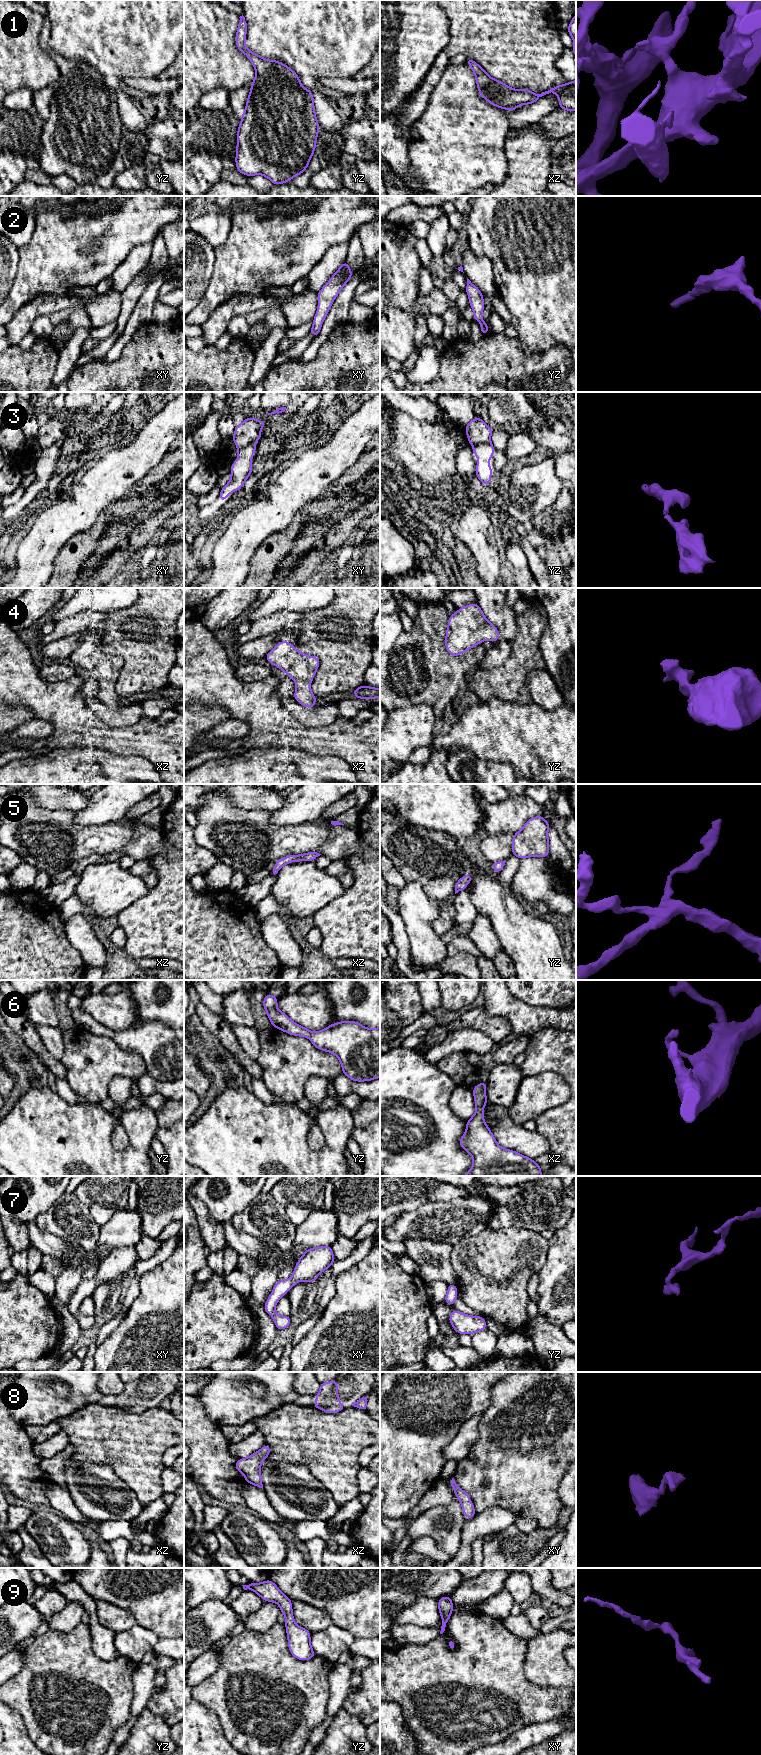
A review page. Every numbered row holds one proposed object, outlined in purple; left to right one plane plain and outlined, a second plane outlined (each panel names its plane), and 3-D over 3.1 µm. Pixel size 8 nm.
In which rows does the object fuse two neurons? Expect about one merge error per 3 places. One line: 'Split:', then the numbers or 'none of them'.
Split: 3

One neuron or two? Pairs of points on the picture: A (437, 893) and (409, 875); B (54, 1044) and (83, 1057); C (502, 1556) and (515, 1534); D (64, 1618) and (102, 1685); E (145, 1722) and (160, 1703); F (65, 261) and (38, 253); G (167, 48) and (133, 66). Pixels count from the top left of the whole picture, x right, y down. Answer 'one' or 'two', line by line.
A: one
B: two
C: one
D: two
E: two
F: one
G: one

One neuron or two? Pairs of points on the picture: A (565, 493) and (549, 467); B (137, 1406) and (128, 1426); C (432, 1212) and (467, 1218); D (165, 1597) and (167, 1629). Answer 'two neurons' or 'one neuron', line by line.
A: two neurons
B: two neurons
C: one neuron
D: one neuron

